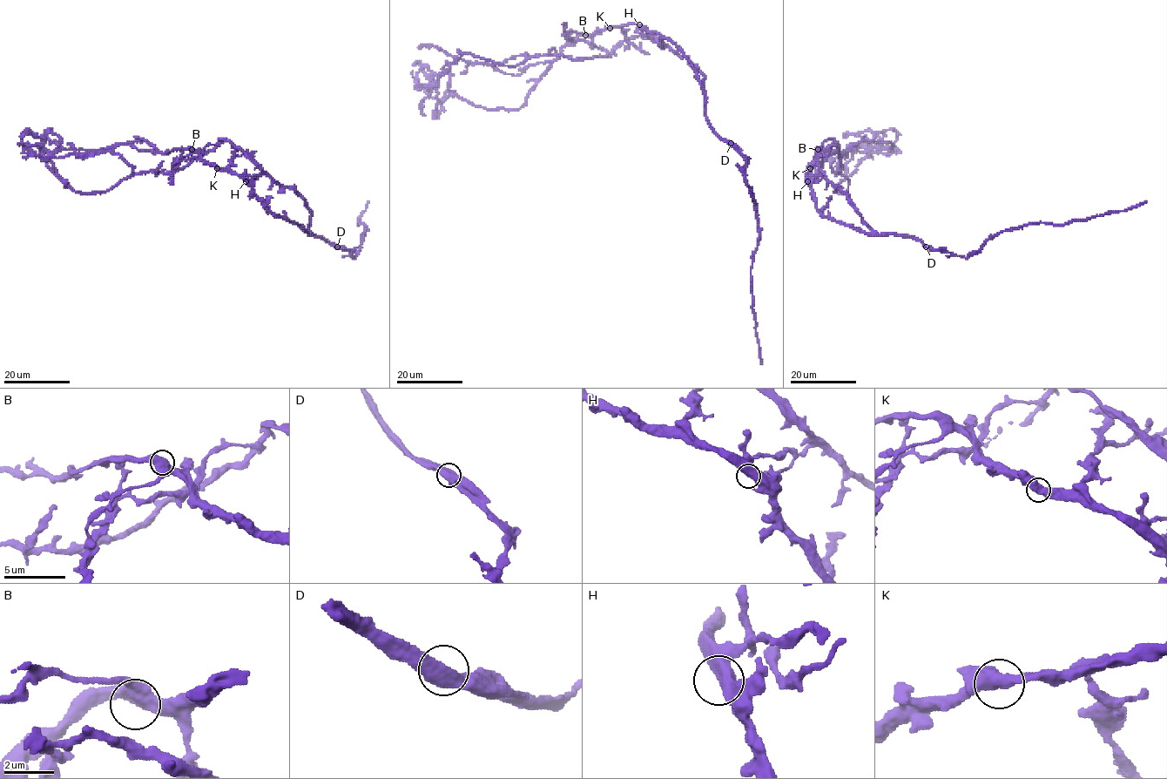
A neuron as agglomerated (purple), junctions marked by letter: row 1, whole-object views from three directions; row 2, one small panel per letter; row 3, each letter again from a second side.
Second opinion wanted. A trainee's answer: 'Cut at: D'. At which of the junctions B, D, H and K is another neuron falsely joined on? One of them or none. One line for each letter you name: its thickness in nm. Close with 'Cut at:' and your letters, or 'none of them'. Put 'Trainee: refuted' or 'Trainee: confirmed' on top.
Trainee: confirmed
D: 600 nm
Cut at: D

